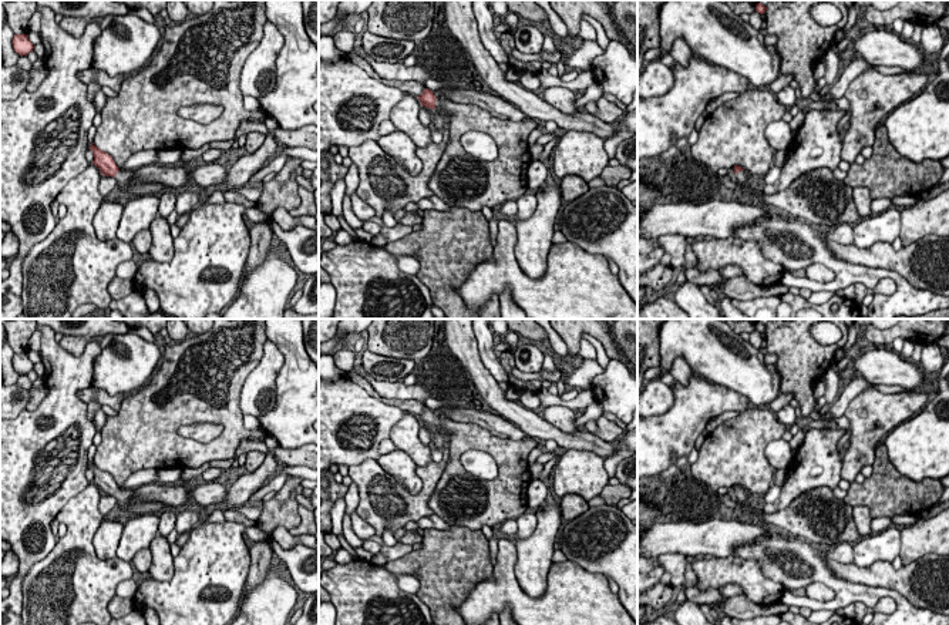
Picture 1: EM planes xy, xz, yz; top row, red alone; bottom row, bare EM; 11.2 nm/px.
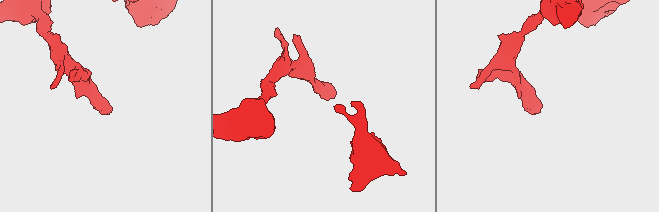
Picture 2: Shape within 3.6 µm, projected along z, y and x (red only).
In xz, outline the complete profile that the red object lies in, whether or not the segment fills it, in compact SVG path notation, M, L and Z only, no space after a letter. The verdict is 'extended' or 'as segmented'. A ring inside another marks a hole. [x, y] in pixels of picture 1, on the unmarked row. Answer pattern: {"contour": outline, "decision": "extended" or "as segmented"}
{"contour": "M428 407L417 417L421 424L442 431L450 444L448 463L428 501L435 515L451 527L477 531L526 513L526 491L532 481L528 456L538 446L536 438L501 438L479 426L452 421L444 414L437 417ZM468 450L492 456L498 476L482 480L468 473L461 460Z", "decision": "extended"}

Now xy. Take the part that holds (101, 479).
{"contour": "M94 461L91 463L90 468L94 473L92 483L100 487L101 494L112 495L117 500L117 505L121 510L129 513L131 515L139 515L147 513L158 514L164 510L175 510L172 505L166 505L158 501L134 501L132 488L118 487L112 476L97 467Z", "decision": "extended"}

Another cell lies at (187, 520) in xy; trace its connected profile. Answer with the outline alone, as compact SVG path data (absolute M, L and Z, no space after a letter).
M178 510L175 530L176 530L178 535L181 535L184 532L189 532L201 521L202 521L202 517L199 513L192 511L192 510Z

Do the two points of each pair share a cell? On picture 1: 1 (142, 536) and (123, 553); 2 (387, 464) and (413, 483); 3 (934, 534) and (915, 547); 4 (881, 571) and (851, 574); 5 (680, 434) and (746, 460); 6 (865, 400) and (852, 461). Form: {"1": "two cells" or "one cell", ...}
{"1": "one cell", "2": "one cell", "3": "one cell", "4": "one cell", "5": "two cells", "6": "one cell"}

